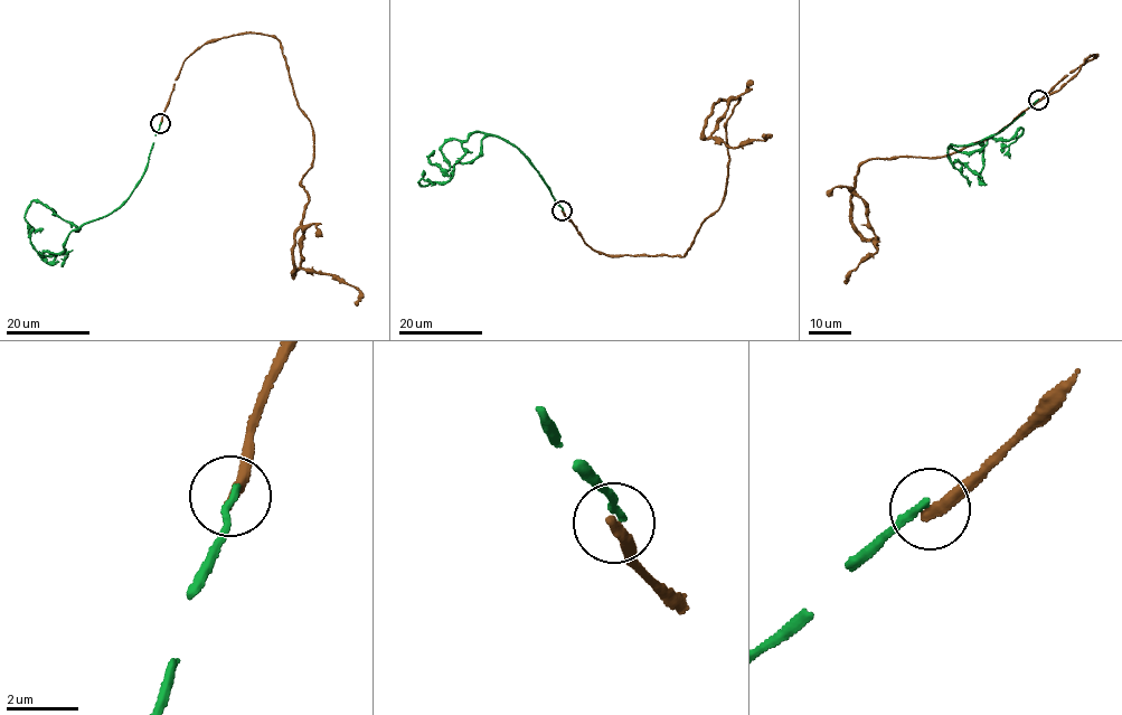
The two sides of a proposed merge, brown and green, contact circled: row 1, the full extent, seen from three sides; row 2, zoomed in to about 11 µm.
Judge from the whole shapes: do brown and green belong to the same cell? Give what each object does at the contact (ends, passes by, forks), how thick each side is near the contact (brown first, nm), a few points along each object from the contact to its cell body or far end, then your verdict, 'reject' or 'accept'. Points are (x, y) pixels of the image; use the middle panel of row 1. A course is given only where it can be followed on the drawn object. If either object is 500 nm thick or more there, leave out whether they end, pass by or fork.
brown ends; green ends; calibres 320 and 190 nm; course brown (563, 210), (585, 244), (609, 255), (682, 256), (720, 205), (733, 99), (714, 139), (737, 148), (763, 135); course green (563, 210), (525, 154), (490, 135), (481, 141), (480, 154), (456, 163), (448, 180), (418, 182), (435, 185); reject

